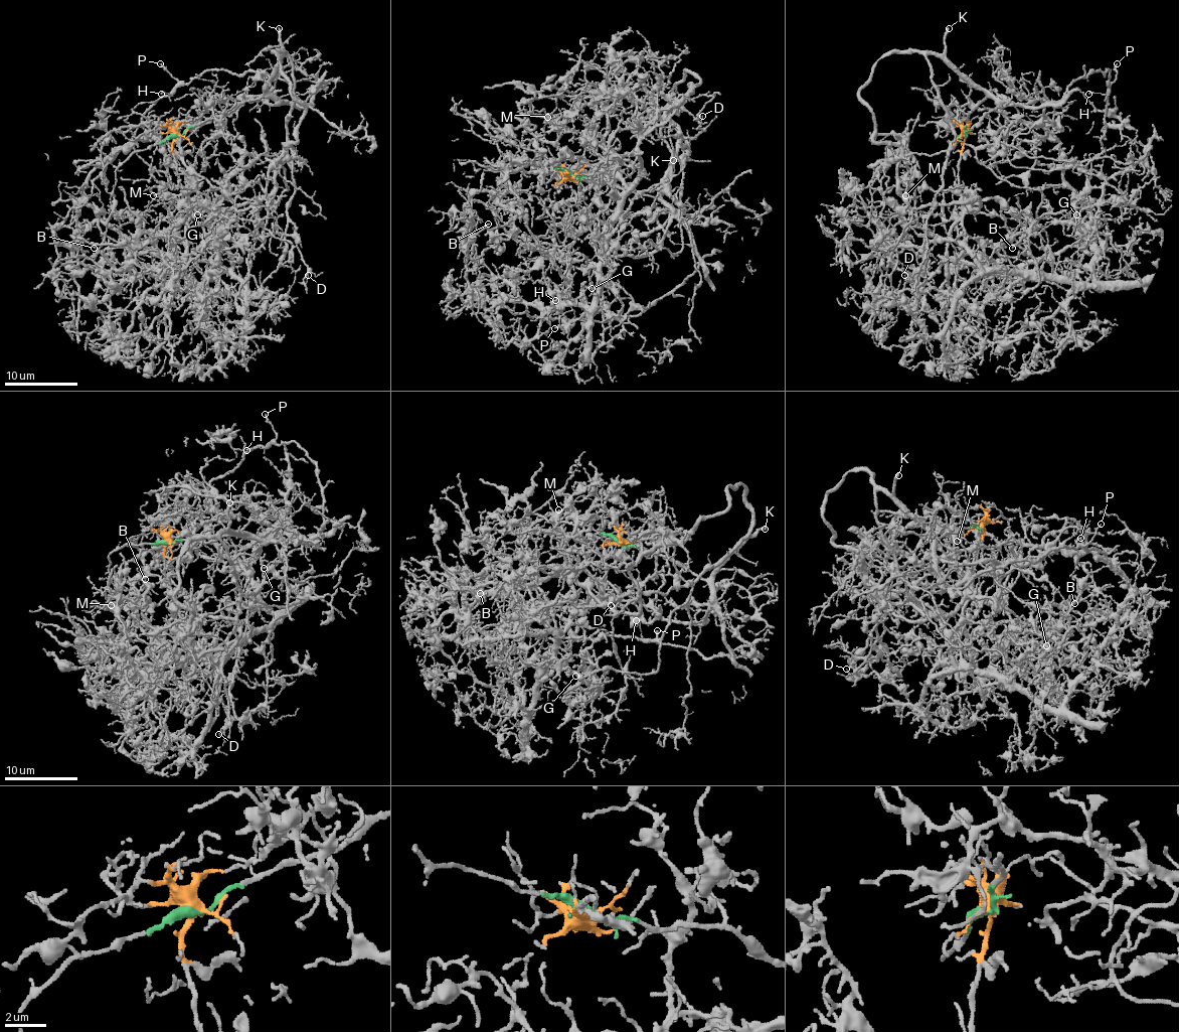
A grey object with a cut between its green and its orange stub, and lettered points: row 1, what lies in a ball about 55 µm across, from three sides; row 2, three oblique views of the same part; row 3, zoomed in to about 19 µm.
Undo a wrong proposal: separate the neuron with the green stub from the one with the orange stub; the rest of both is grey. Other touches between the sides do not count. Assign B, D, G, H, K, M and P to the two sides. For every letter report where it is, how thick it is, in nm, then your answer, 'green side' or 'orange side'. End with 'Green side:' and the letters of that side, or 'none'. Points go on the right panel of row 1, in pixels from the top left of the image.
B: (1012, 248) | 140 nm | orange side
D: (904, 275) | 100 nm | green side
G: (1076, 214) | 100 nm | orange side
H: (1088, 94) | 130 nm | green side
K: (949, 28) | 320 nm | green side
M: (905, 195) | 140 nm | orange side
P: (1117, 63) | 190 nm | green side
Green side: D, H, K, P

